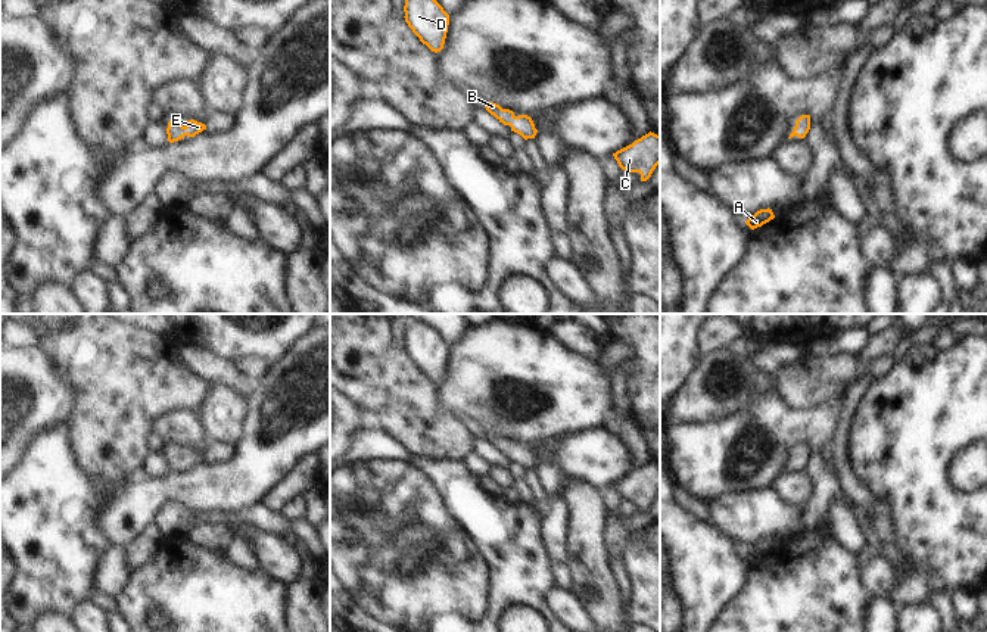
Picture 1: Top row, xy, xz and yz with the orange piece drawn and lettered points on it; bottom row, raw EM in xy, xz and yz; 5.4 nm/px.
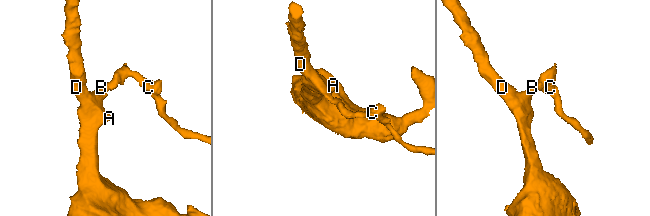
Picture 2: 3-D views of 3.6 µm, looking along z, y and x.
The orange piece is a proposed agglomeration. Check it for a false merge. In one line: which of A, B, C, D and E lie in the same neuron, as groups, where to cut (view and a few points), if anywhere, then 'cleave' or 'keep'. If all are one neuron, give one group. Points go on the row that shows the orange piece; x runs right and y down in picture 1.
groups A B C D E; cut none; keep

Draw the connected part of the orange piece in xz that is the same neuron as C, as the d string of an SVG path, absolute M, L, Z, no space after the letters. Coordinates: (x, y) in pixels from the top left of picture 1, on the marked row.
M650 131L613 156L622 169L639 172L641 181L647 181L660 164L660 136Z

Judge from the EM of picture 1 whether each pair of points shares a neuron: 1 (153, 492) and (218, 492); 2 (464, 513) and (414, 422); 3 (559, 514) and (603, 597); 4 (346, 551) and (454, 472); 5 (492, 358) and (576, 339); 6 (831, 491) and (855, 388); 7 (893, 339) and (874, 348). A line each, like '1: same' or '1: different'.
1: same
2: different
3: different
4: same
5: different
6: different
7: same

